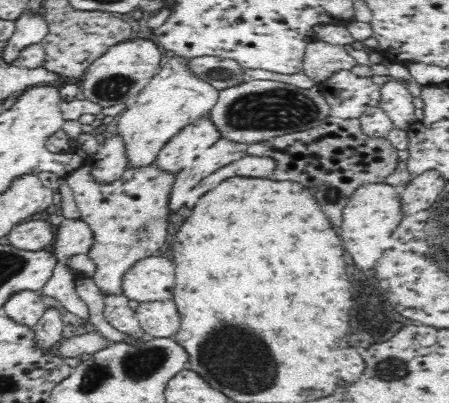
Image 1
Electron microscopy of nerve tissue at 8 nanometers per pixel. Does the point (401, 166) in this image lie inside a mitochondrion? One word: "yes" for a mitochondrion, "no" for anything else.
no

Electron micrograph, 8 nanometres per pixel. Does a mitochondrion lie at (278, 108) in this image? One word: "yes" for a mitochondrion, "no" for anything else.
yes

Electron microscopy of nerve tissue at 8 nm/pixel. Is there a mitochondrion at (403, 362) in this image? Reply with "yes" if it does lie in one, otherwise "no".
yes

